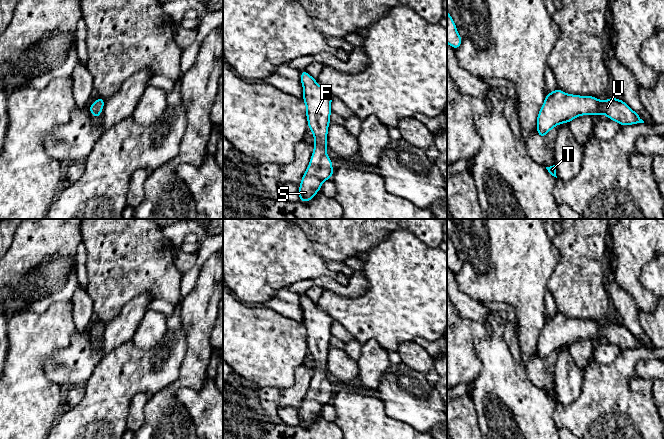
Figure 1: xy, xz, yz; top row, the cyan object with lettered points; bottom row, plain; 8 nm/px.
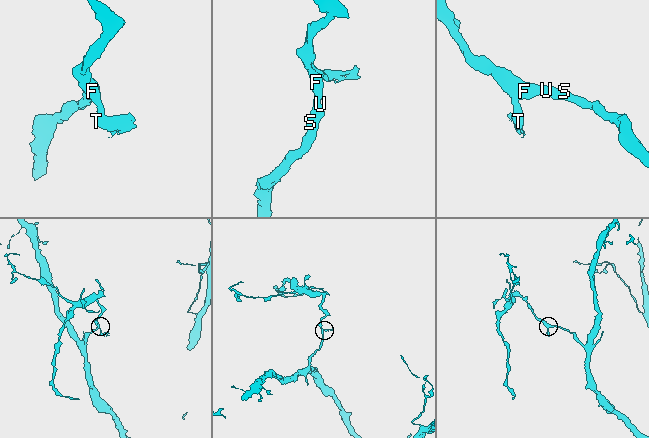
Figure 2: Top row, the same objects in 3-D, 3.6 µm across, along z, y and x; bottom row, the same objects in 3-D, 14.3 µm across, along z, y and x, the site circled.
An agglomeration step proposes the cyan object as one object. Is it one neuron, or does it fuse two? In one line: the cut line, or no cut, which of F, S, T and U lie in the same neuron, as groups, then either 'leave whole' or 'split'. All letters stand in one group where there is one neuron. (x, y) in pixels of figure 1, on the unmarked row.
cut none; groups F S T U; leave whole

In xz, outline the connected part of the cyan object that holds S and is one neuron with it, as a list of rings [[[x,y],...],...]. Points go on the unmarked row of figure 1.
[[[305,293],[300,301],[303,310],[303,325],[306,328],[308,352],[314,359],[314,375],[299,411],[299,424],[309,426],[318,415],[322,407],[331,403],[333,399],[332,385],[326,377],[327,357],[331,338],[333,319],[330,315],[317,308]]]

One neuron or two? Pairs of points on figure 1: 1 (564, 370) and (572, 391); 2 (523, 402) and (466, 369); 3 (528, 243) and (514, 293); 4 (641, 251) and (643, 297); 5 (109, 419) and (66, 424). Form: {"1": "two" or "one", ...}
{"1": "one", "2": "two", "3": "one", "4": "one", "5": "one"}

